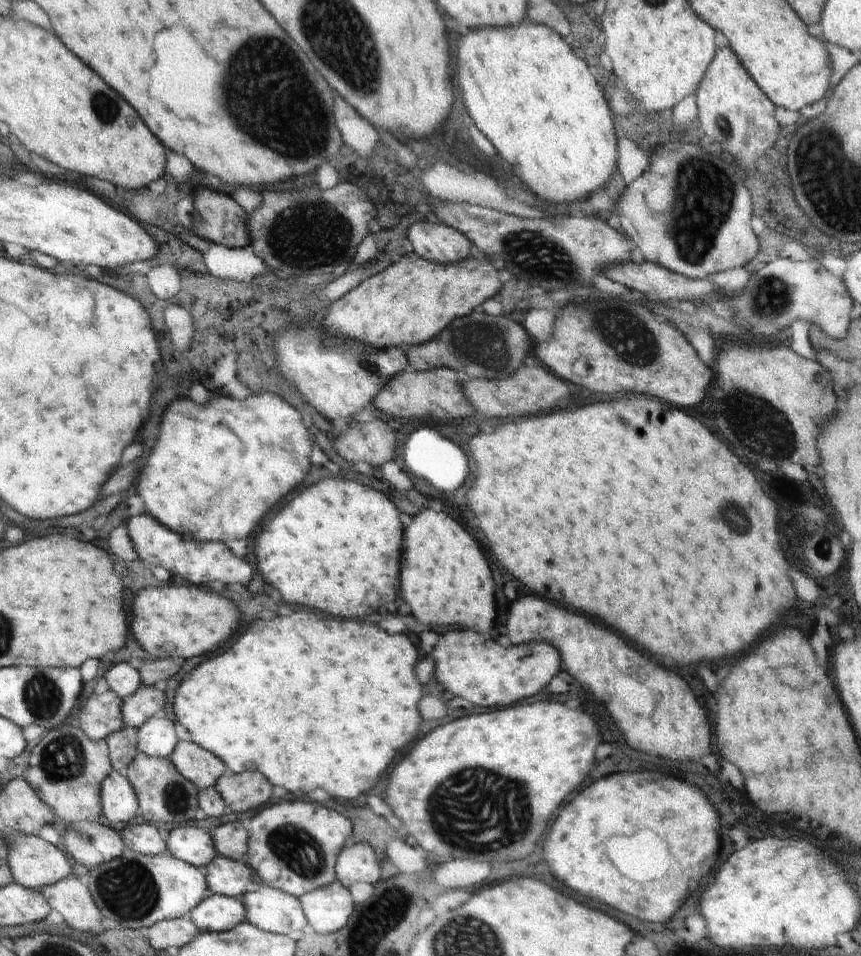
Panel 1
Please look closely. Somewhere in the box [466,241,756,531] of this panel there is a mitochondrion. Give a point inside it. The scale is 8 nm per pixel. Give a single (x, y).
(622, 329)

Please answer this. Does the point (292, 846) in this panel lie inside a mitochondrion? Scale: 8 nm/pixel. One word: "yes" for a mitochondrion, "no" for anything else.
yes

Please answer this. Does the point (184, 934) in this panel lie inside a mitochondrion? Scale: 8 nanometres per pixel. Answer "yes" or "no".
no

